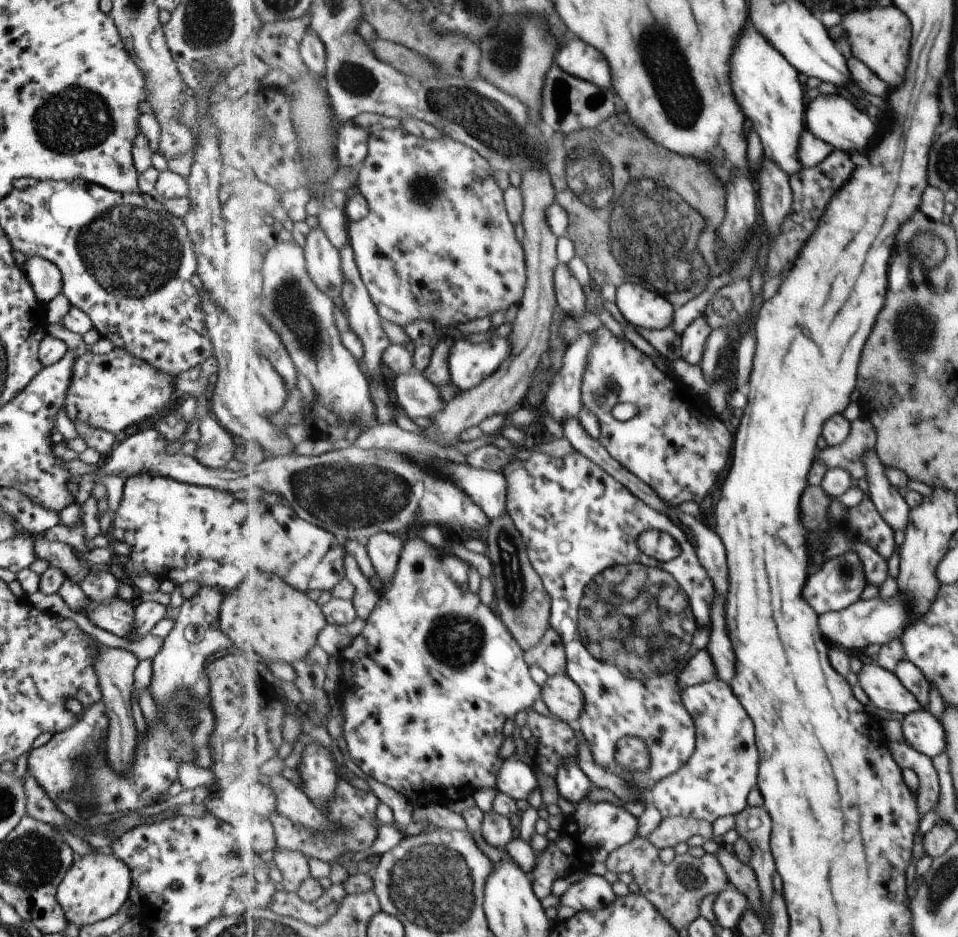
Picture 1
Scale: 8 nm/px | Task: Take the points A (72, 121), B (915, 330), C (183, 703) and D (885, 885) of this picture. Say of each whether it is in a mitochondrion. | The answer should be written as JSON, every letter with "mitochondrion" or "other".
{"A":"mitochondrion","B":"mitochondrion","C":"mitochondrion","D":"other"}

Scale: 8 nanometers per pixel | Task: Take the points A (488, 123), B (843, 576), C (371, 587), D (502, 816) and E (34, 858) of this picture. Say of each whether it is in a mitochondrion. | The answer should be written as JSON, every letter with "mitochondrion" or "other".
{"A":"mitochondrion","B":"mitochondrion","C":"other","D":"other","E":"mitochondrion"}

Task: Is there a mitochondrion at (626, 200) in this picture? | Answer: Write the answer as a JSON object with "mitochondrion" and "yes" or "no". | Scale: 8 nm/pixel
{"mitochondrion":"yes"}

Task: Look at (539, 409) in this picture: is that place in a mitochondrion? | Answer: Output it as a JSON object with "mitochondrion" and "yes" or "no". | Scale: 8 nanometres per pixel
{"mitochondrion":"no"}

